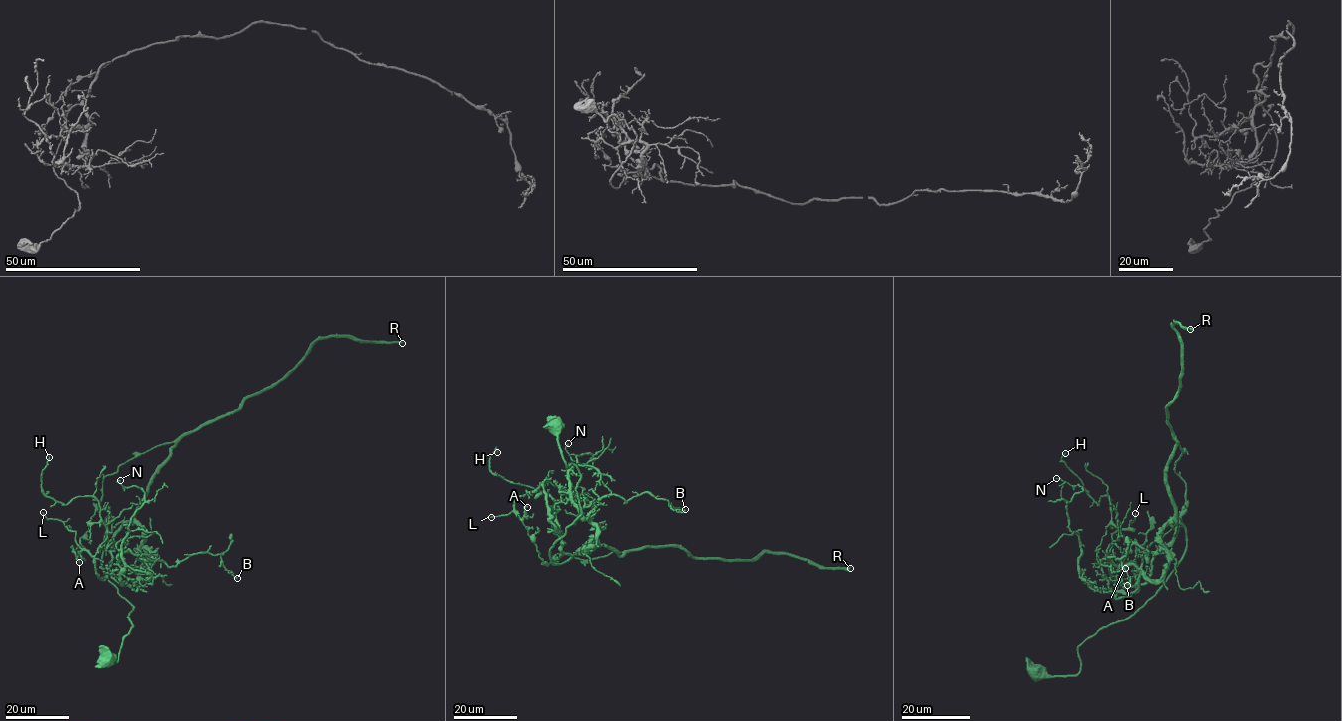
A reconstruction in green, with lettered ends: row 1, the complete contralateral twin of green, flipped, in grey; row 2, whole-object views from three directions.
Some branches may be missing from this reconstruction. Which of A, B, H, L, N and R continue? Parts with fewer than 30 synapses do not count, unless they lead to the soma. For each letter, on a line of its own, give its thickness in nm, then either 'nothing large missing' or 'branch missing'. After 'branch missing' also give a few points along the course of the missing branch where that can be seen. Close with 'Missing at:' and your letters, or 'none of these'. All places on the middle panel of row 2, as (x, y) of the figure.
A: 130 nm thick; nothing large missing
B: 170 nm thick; nothing large missing
H: 110 nm thick; nothing large missing
L: 130 nm thick; nothing large missing
N: 100 nm thick; nothing large missing
R: 260 nm thick; branch missing
Missing at: R

